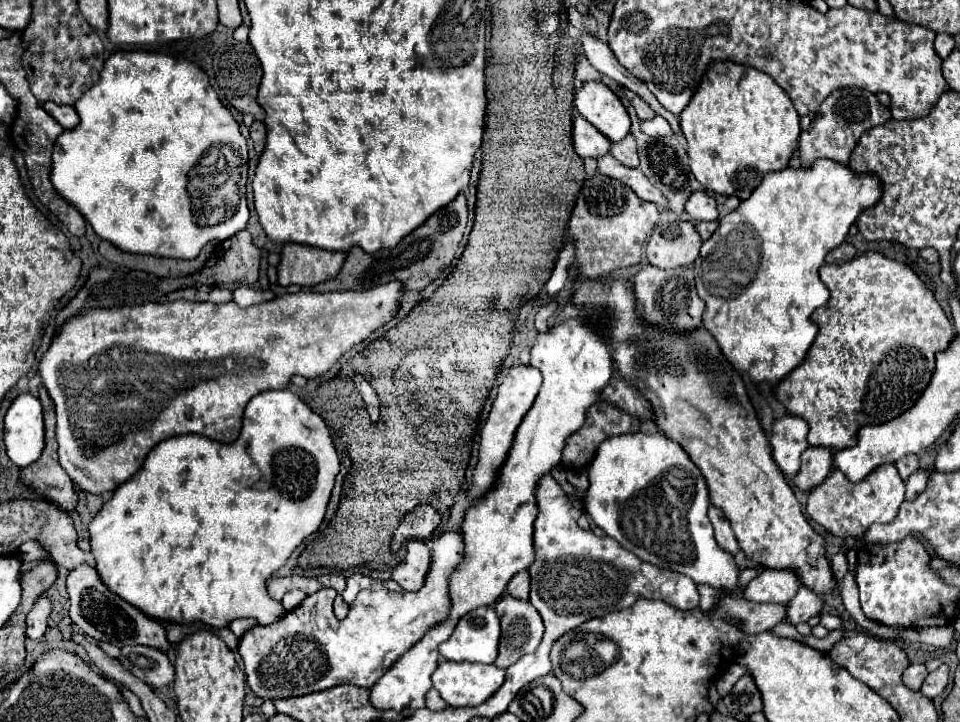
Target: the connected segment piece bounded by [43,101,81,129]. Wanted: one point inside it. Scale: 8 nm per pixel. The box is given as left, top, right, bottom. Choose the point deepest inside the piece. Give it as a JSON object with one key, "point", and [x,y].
{"point":[64,115]}

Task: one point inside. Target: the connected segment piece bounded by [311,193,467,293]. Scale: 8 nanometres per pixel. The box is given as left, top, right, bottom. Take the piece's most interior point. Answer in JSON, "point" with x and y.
{"point":[420,258]}

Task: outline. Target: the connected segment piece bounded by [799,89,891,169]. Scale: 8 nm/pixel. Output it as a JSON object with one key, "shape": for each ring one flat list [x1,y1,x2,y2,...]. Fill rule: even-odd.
{"shape":[[839,89,833,91,819,107,815,119,811,121,809,129,801,133,799,139,799,157,801,157,801,167,811,169,817,159,831,159,841,165,849,165,851,153,859,141,859,137,877,125,883,125,887,119,891,119,889,107,881,105,879,99,865,91,865,89]]}

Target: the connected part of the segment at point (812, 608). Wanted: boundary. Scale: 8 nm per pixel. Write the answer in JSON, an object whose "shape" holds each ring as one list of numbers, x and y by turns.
{"shape":[[801,587,797,595,789,601,789,623,797,625,801,621,809,621,815,615,821,615,823,611,823,599,815,591]]}

